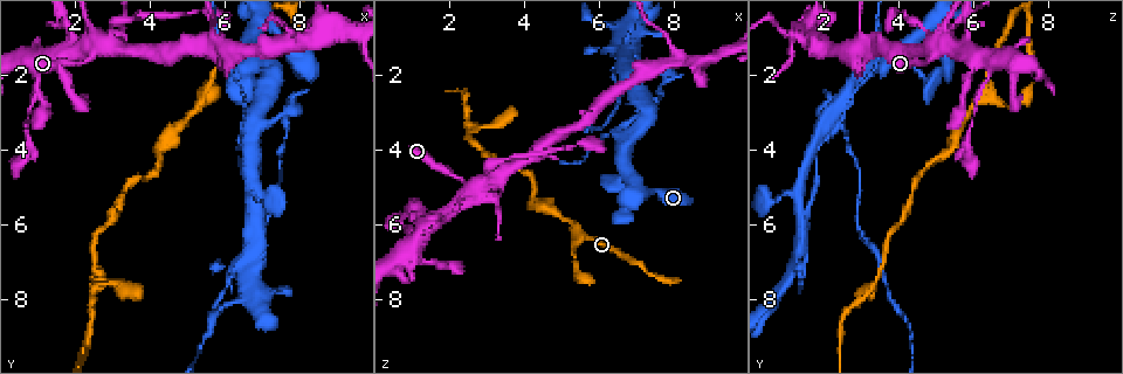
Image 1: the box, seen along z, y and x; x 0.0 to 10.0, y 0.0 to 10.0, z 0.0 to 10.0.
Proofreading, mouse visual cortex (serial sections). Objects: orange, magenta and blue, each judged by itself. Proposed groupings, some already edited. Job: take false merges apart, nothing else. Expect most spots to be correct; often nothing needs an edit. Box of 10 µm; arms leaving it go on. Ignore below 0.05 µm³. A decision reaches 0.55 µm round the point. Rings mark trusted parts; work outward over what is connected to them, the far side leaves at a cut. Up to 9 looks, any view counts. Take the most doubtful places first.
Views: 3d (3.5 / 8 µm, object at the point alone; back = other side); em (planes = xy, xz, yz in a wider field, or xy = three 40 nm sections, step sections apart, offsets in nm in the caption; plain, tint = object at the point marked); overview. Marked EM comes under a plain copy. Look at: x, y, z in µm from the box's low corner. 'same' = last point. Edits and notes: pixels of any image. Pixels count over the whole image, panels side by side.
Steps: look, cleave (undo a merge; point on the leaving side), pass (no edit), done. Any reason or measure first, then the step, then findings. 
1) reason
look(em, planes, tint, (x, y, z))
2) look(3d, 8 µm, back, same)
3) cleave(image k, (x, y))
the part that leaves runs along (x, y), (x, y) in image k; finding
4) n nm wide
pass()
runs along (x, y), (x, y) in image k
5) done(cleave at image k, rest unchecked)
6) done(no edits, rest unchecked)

sharp bend
look(3d, 3.5 µm, (7.80, 2.80, 2.15))

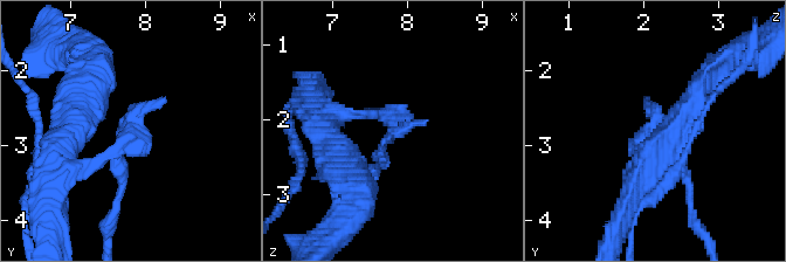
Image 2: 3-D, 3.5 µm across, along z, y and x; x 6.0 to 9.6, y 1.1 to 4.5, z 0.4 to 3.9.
need the tissue
look(em, planes, tint, (7.75, 2.75, 2.10))

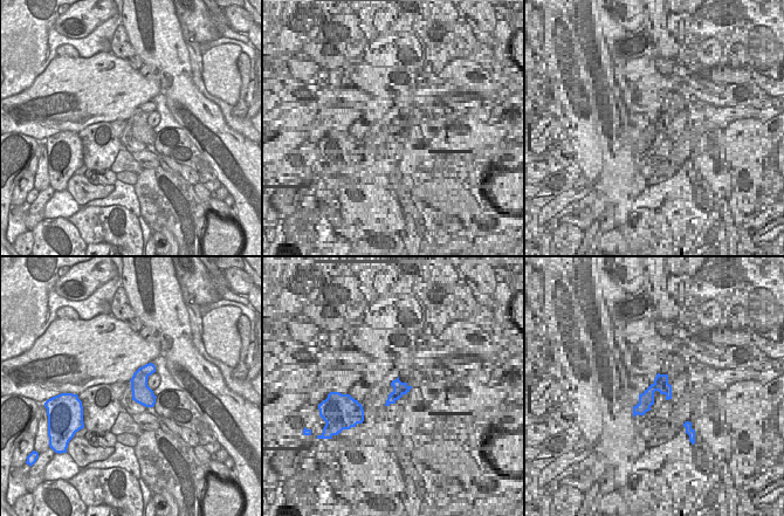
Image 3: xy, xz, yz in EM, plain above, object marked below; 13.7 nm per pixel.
look(em, xy, step 2, tint, same)

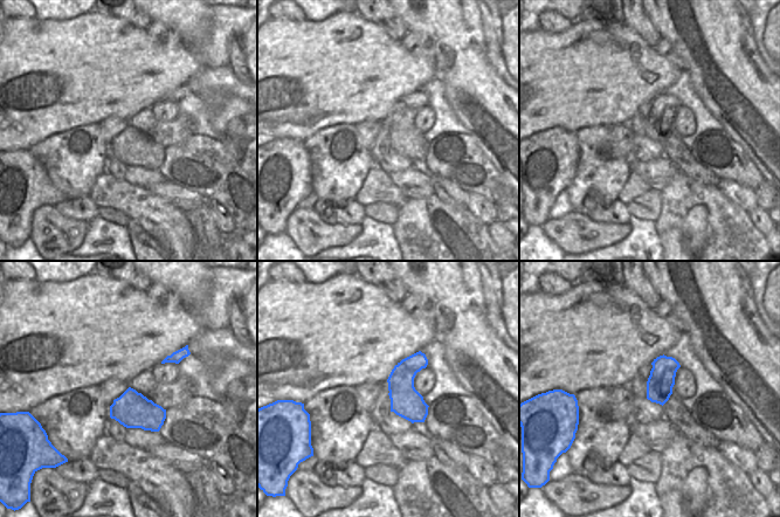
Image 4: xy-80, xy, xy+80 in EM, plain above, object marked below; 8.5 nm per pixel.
cleave(image 2, (121, 178))
two cells meet here

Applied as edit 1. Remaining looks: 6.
see it whole again
look(overview)

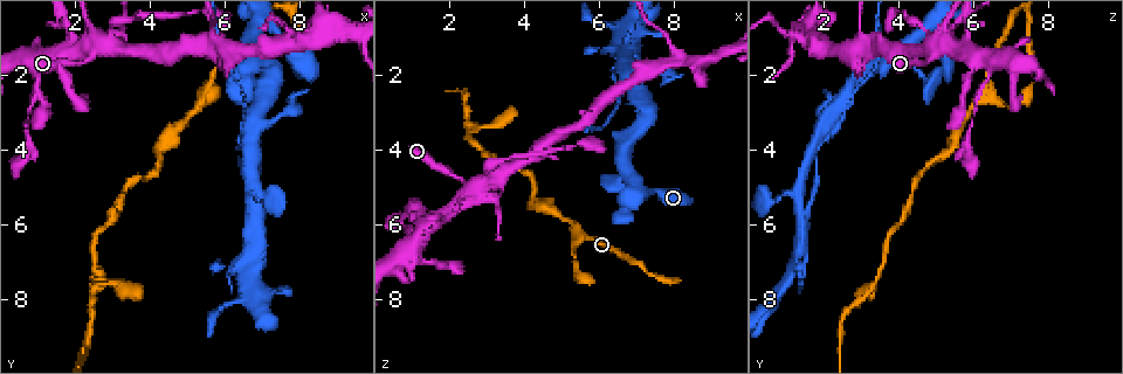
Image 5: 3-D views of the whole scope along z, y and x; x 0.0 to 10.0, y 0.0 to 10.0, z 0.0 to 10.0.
thick turns thin
look(3d, 3.5 µm, (2.50, 1.00, 5.15))

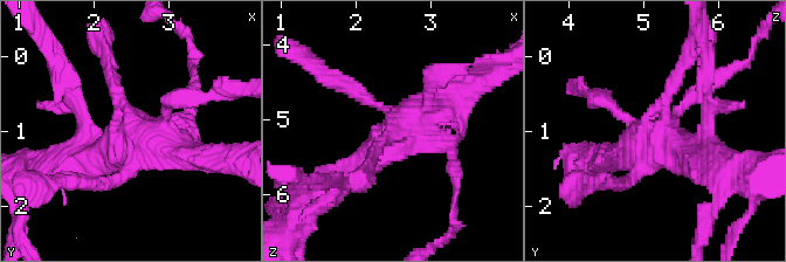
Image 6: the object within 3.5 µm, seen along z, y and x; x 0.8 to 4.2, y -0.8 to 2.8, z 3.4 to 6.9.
need the tissue
look(em, xy, step 2, tint, (2.55, 1.05, 5.10))

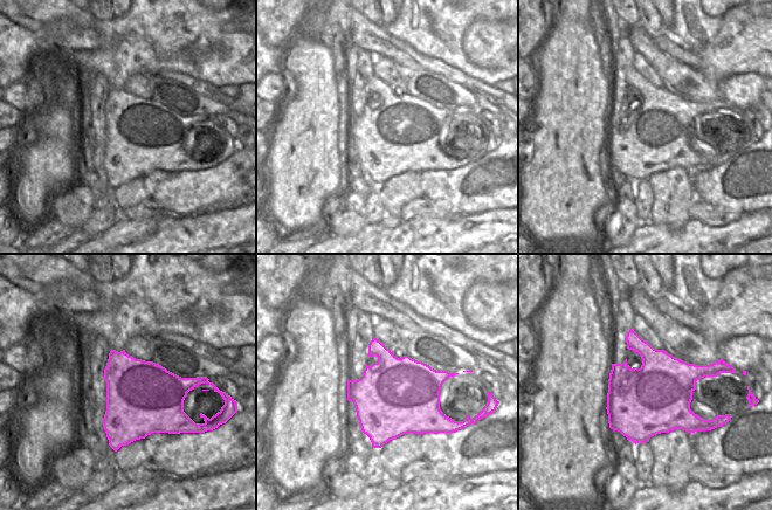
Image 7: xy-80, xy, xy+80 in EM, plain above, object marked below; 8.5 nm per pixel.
pass()
all the same cell

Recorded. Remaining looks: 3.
calibre changes
look(3d, 3.5 µm, (0.70, 3.75, 5.85))

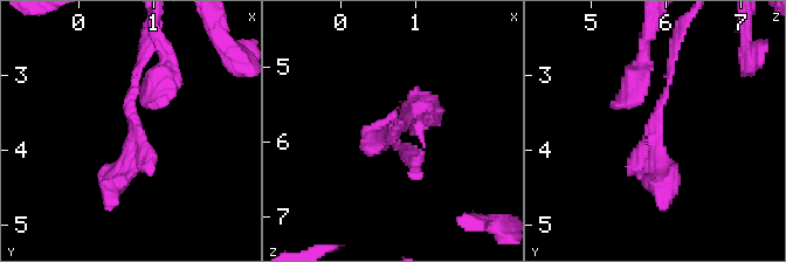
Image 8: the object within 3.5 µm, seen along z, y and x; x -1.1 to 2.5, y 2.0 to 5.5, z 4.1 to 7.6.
now the EM
look(em, xy, step 2, tint, (0.75, 3.80, 5.85))

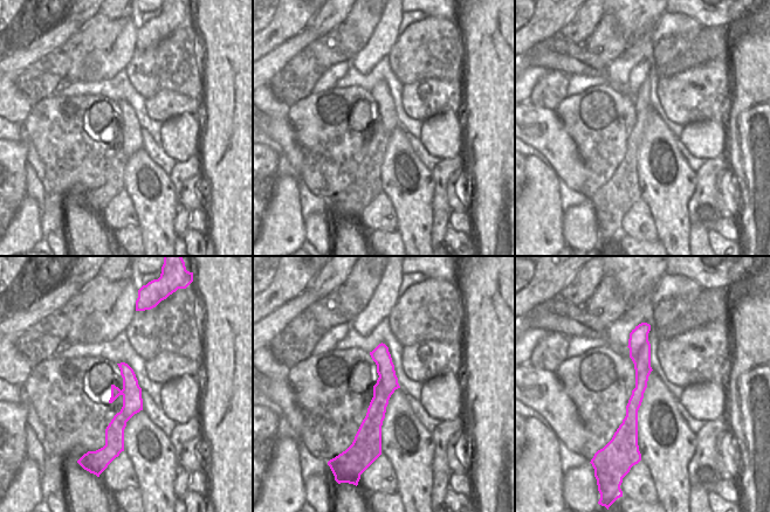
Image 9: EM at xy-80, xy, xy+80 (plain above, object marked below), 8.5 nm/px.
cut it another way
look(em, xy, step 1, tint, same)

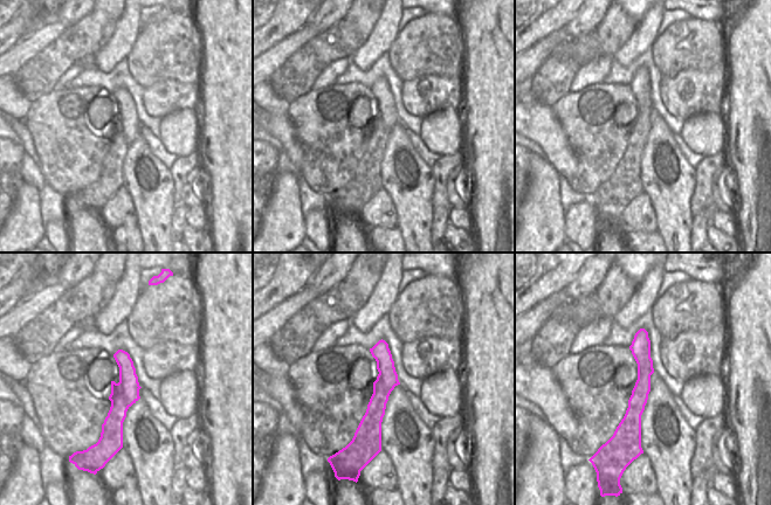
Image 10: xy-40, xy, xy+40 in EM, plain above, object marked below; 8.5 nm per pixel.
pass()
runs along (642, 332), (638, 444) in image 10; continuous, no second cell

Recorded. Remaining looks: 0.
done(cleave at image 2, rest unchecked)

